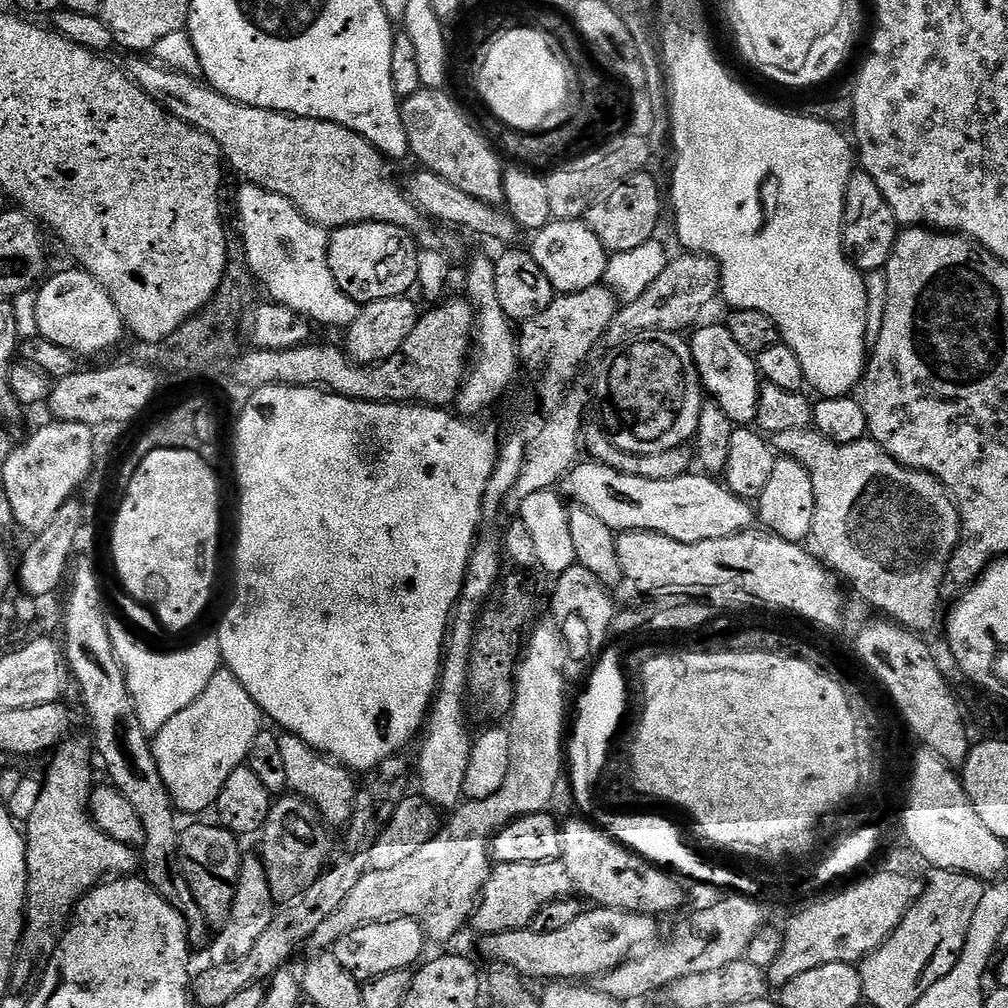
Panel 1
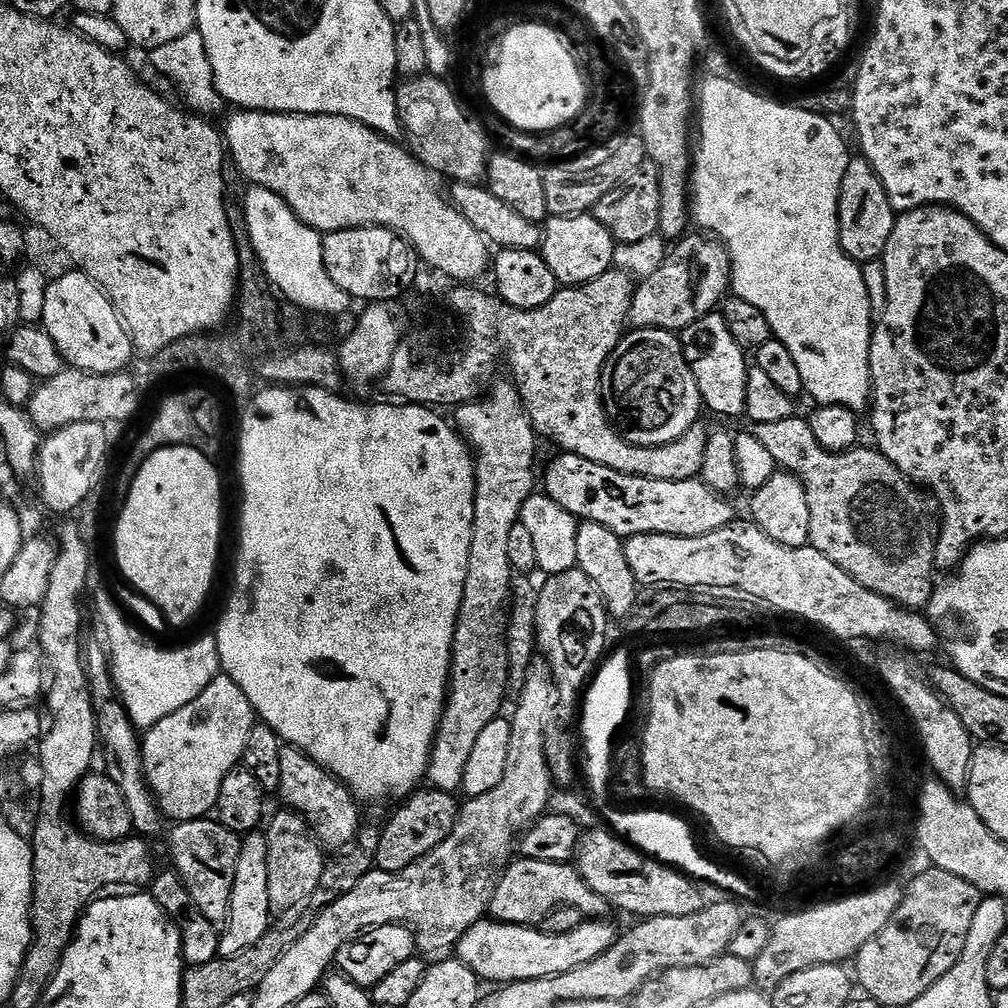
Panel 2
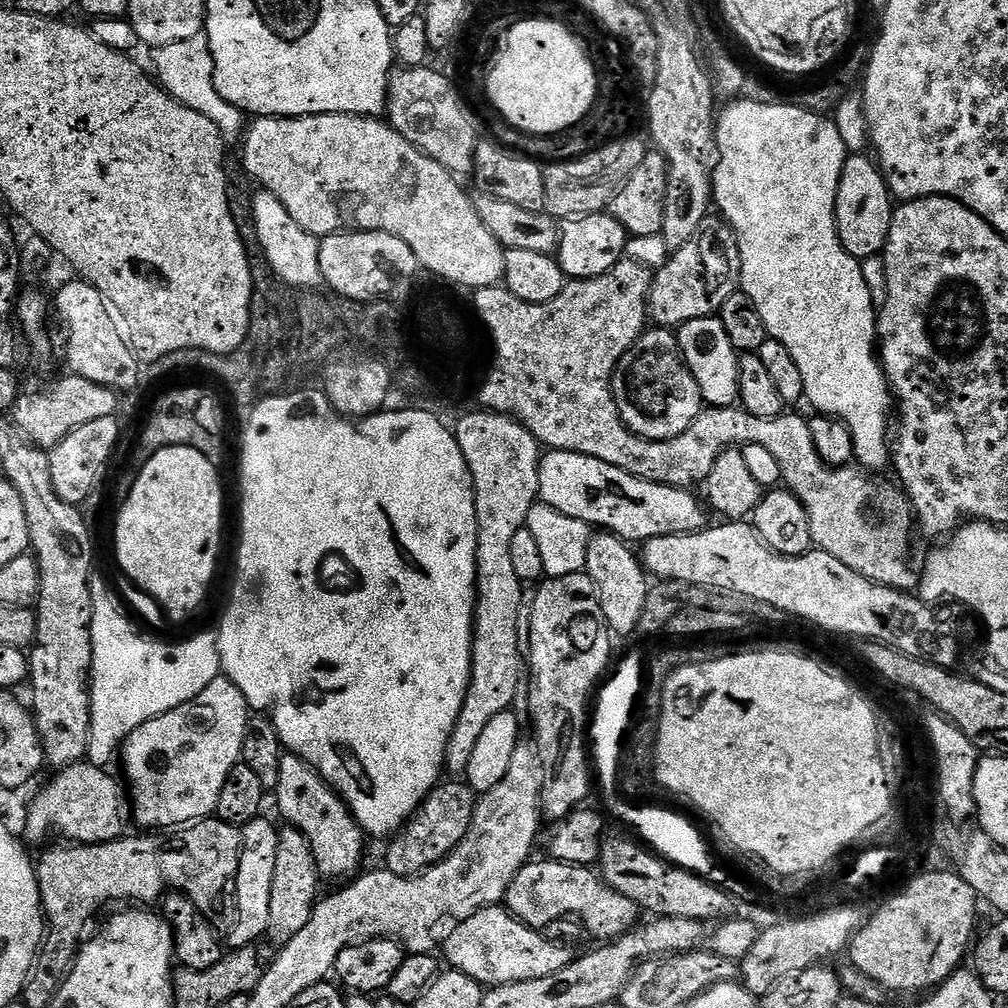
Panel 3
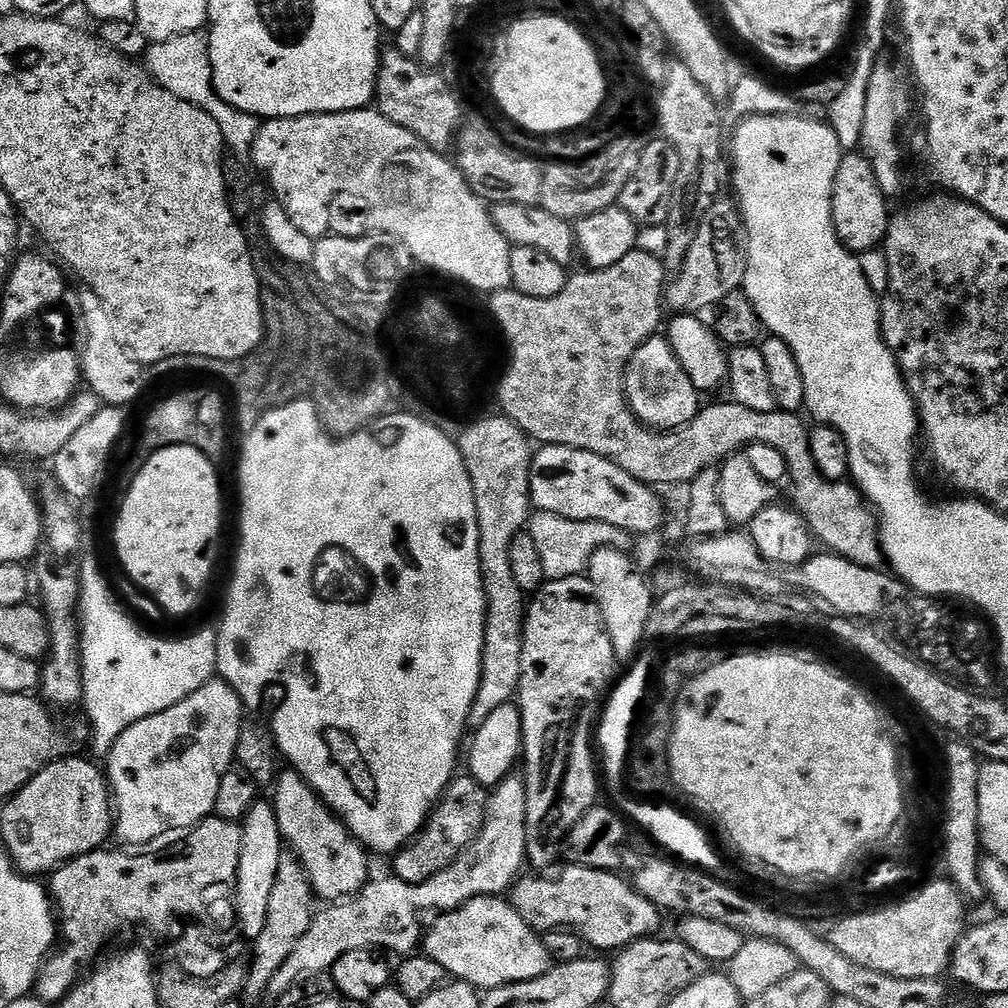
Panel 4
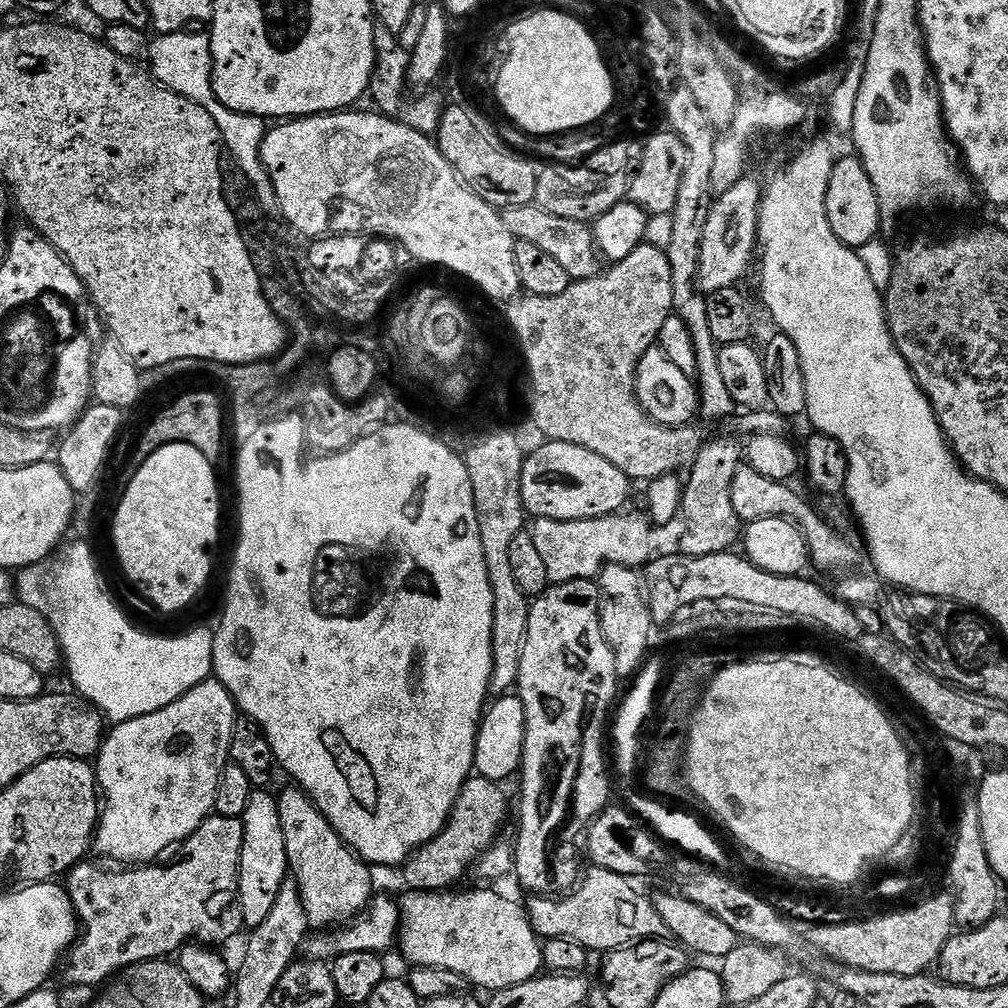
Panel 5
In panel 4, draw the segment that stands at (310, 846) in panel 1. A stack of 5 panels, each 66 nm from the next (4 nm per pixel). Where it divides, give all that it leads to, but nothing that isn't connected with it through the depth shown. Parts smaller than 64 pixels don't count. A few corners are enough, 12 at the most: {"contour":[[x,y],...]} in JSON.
{"contour":[[278,858],[266,927],[251,945],[243,995],[266,996],[314,915],[312,883]]}

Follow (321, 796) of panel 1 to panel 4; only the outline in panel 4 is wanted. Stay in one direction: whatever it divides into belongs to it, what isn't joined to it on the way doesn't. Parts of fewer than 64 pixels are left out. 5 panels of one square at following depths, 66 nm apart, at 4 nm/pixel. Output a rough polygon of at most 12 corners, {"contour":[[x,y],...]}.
{"contour":[[294,770],[270,796],[313,893],[347,900],[369,853]]}

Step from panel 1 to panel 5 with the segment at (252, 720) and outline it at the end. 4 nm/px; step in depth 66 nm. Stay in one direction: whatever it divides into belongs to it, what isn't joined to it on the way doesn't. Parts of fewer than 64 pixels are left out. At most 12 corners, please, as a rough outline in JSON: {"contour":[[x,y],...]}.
{"contour":[[209,678],[115,725],[95,851],[151,864],[213,815],[237,719]]}

